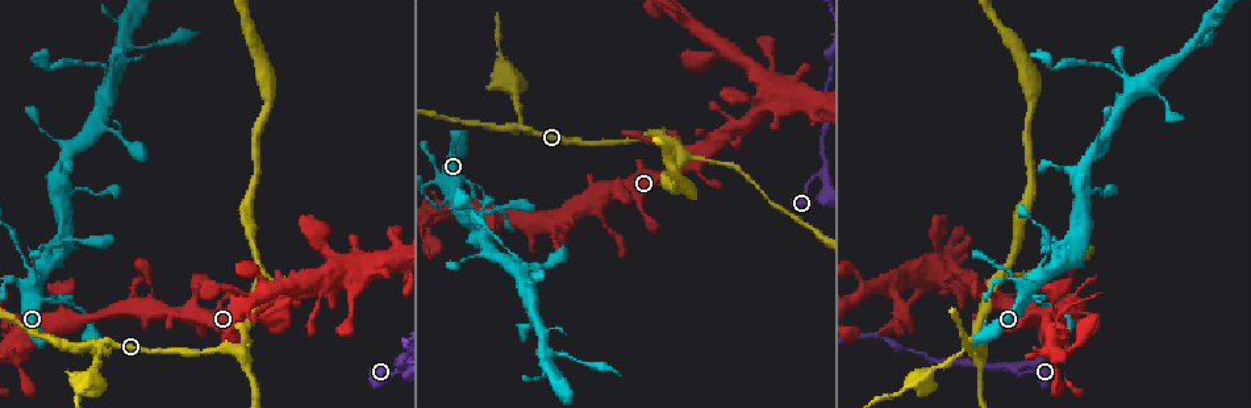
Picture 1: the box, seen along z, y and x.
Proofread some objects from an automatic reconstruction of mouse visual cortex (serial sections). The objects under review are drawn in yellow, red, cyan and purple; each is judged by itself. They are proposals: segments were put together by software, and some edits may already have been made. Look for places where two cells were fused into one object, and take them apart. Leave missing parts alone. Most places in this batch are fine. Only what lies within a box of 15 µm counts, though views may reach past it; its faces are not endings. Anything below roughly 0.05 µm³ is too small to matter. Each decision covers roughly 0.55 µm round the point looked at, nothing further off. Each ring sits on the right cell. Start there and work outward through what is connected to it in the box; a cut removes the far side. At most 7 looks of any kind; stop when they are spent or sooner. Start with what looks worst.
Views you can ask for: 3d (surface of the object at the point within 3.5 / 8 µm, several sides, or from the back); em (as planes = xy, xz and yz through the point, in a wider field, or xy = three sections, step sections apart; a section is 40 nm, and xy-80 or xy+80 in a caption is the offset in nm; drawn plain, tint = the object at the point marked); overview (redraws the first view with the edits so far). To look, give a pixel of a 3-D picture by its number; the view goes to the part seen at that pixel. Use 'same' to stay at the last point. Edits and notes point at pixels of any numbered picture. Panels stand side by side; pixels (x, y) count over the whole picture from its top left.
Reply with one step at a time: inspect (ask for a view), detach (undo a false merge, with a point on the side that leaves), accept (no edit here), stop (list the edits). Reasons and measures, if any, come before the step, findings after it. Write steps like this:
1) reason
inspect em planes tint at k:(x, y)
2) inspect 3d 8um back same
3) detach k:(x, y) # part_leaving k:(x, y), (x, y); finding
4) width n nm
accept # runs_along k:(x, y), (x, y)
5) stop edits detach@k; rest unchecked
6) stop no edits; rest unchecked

three-way junction
inspect 3d 3.5um at 1:(394, 371)

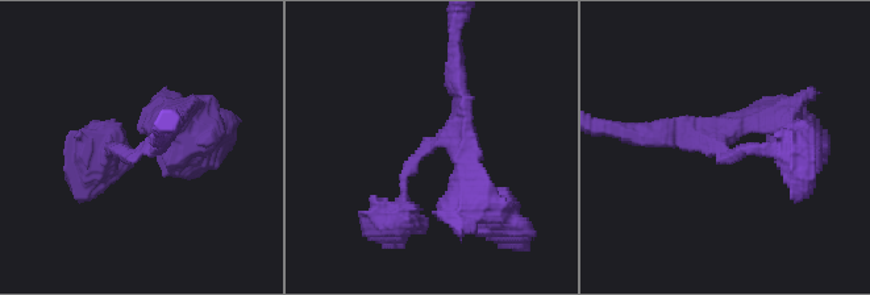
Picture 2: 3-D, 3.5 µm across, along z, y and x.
arms 3; arm_widths 150, 200, 200 nm; need the tissue
inspect em xy step 1 tint at 2:(435, 139)

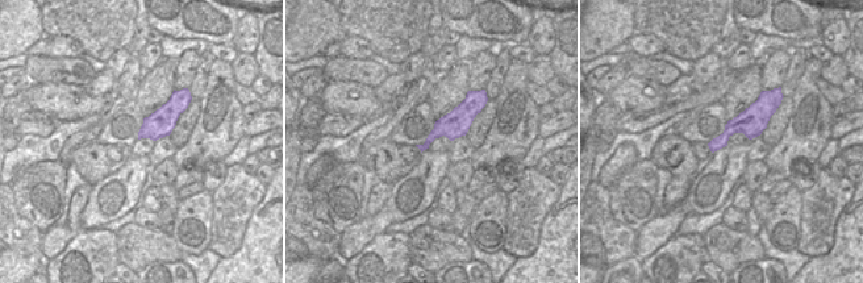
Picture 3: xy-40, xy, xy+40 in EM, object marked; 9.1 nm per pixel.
accept # runs_along 3:(771, 103), (713, 148); one cell here

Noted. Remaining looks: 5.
three arms meet
inspect 3d 3.5um at 1:(101, 346)

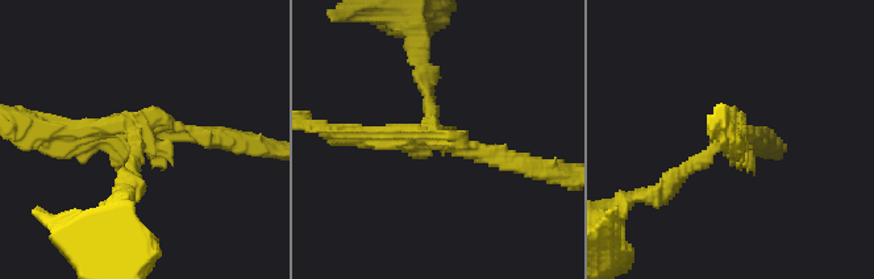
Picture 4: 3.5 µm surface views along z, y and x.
now the EM
inspect em xy step 5 tint at 4:(431, 136)

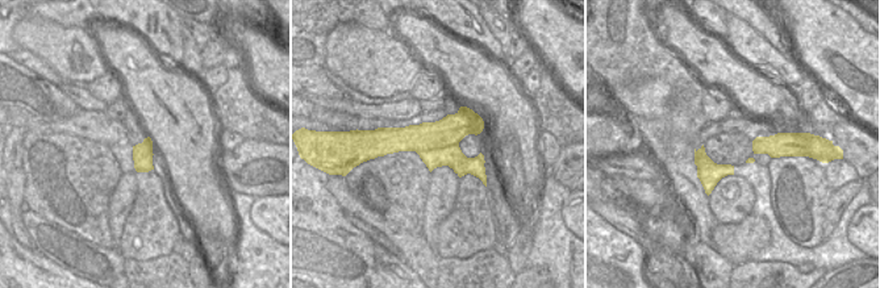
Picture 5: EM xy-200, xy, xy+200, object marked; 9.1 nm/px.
detach 4:(427, 84) # part_leaving 4:(433, 121), (413, 30); two cells meet here

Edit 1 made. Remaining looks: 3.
redraw
inspect overview

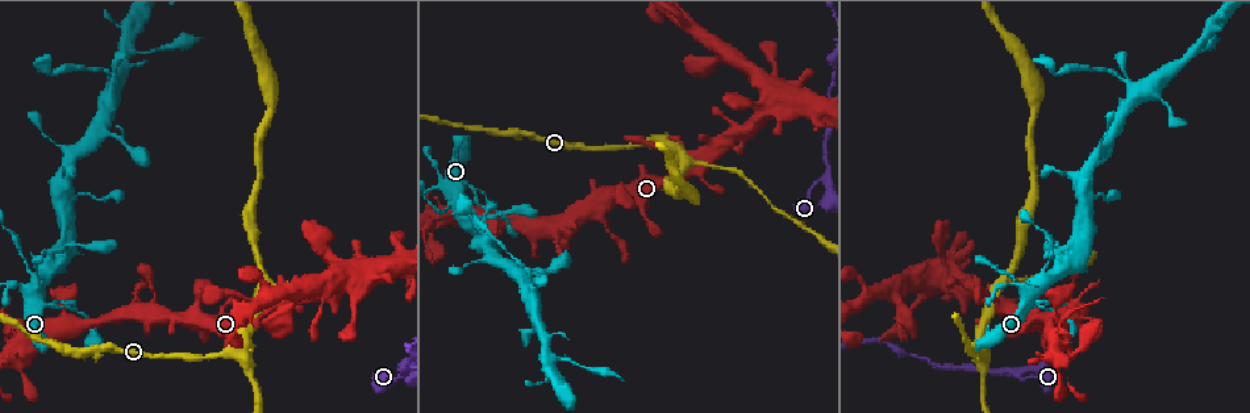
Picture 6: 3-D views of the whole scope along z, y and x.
thin arm on a thick one
inspect 3d 3.5um back at 6:(451, 203)

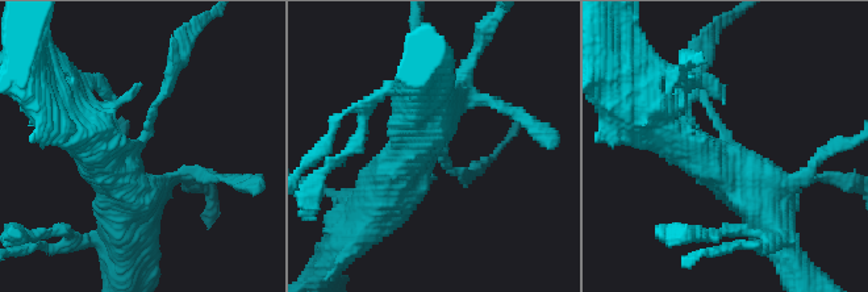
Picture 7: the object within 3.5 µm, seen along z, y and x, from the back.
arms 3; arm_widths 100, 500, 500 nm; shape alone is not enough
inspect em xy step 5 tint at 7:(722, 146)

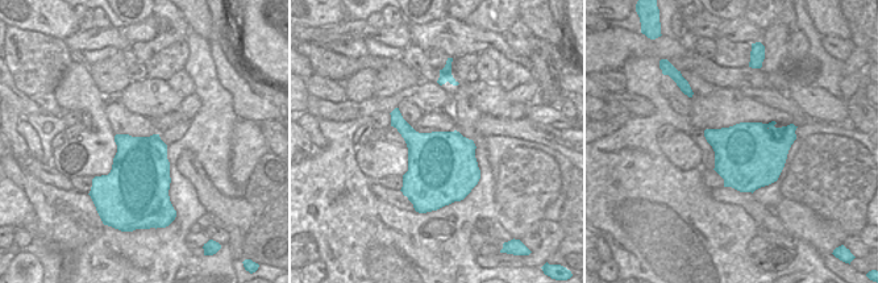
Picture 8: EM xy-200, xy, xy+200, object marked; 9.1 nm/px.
accept # runs_along 7:(777, 236), (747, 187), (659, 126); continuous, no second cell

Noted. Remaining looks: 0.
stop edits detach@4; rest unchecked

